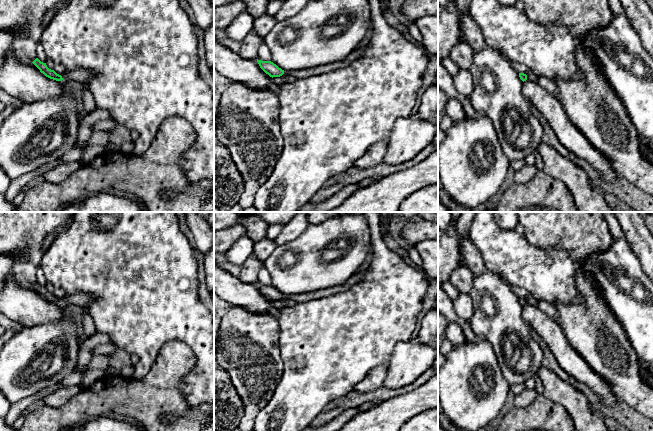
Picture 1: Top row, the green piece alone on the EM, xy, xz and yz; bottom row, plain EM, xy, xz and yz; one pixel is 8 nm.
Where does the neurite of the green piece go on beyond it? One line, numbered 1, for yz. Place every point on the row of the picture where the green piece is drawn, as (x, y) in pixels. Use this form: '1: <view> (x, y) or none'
1: none

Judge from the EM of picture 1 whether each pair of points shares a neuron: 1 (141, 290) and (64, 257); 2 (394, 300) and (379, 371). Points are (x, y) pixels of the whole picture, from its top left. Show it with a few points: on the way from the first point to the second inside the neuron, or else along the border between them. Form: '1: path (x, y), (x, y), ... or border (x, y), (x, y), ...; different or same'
1: path (122, 271), (108, 257), (83, 257); same
2: border (386, 364), (375, 365), (362, 380); different

